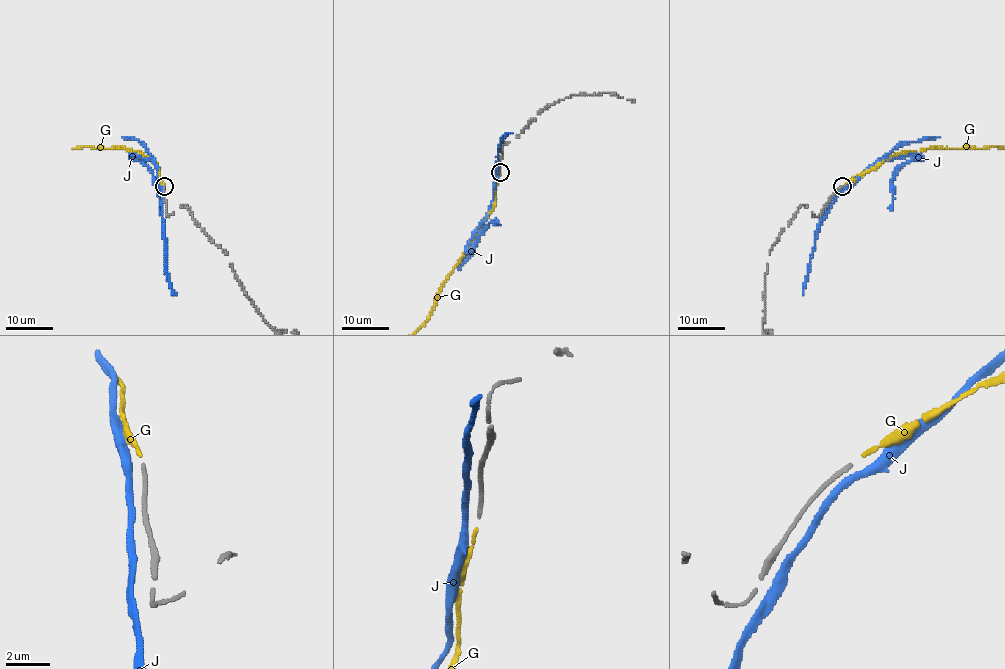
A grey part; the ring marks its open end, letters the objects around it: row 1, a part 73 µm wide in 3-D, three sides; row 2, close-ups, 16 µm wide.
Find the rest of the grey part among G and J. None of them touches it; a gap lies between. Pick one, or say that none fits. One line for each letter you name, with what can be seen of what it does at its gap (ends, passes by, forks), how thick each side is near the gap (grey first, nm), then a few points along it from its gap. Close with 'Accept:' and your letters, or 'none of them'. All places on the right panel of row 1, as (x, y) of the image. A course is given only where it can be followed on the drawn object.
G: It ends there. Thickness 180 nm (grey) against 150 nm
Accept: G

